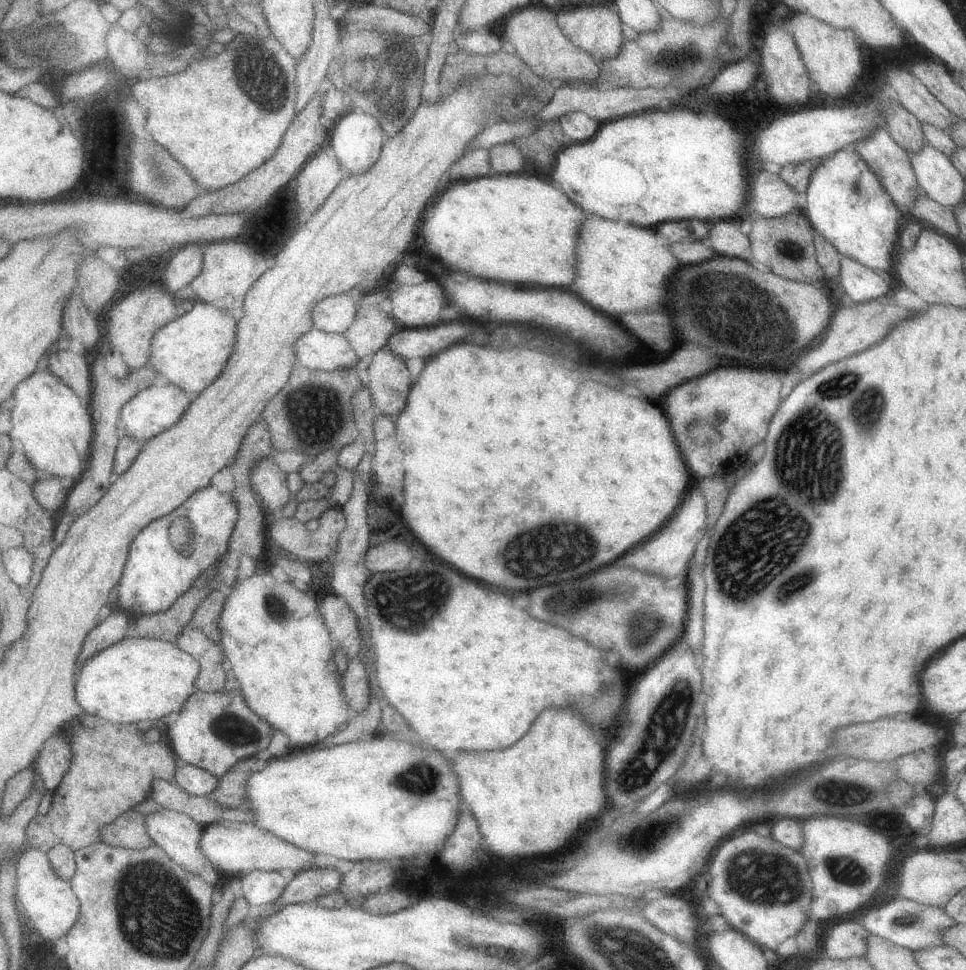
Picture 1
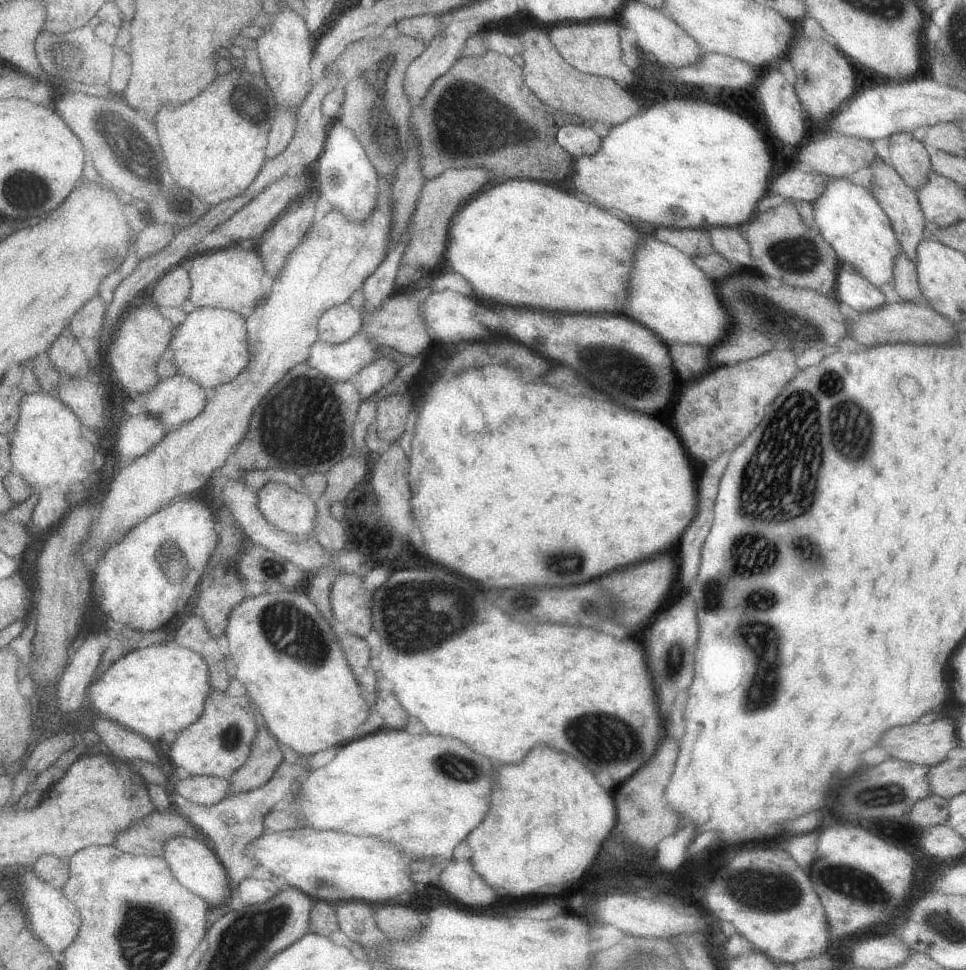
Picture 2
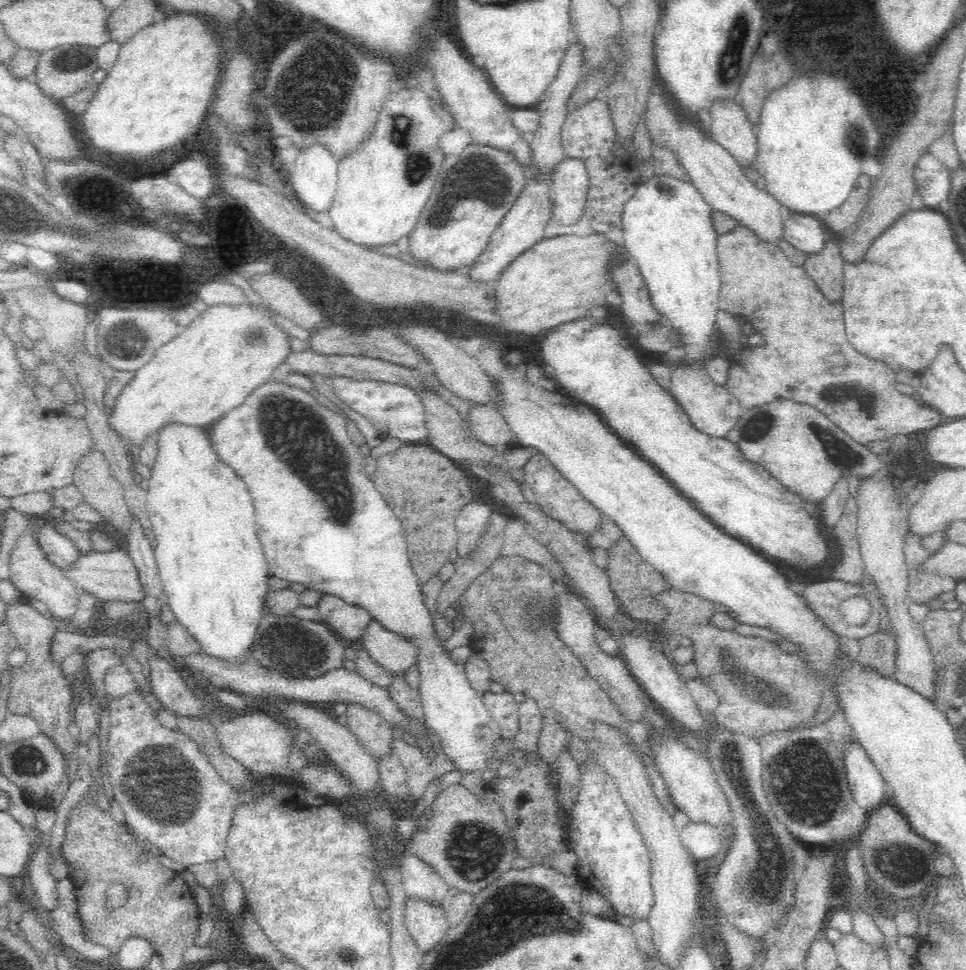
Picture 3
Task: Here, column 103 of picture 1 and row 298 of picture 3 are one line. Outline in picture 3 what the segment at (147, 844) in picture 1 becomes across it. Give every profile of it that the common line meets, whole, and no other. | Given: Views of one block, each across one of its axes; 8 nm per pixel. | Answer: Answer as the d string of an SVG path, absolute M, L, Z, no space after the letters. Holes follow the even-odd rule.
M824 242L824 246L806 256L806 262L802 264L806 274L818 284L818 290L822 296L830 302L842 302L844 298L844 286L842 286L842 272L844 272L844 260L840 254L838 242Z

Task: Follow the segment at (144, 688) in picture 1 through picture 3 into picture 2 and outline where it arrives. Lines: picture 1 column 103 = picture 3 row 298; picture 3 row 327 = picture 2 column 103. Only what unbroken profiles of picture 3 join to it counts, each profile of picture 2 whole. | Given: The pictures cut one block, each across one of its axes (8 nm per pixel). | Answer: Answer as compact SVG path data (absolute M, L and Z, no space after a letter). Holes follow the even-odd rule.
M173 640L169 644L129 652L127 656L113 662L103 674L97 676L97 680L89 688L89 702L95 714L121 722L123 726L143 734L153 742L167 732L179 734L187 726L193 726L193 722L197 722L197 718L205 714L205 700L209 698L209 694L213 694L213 688L209 686L209 664L197 652L181 648L177 640Z

